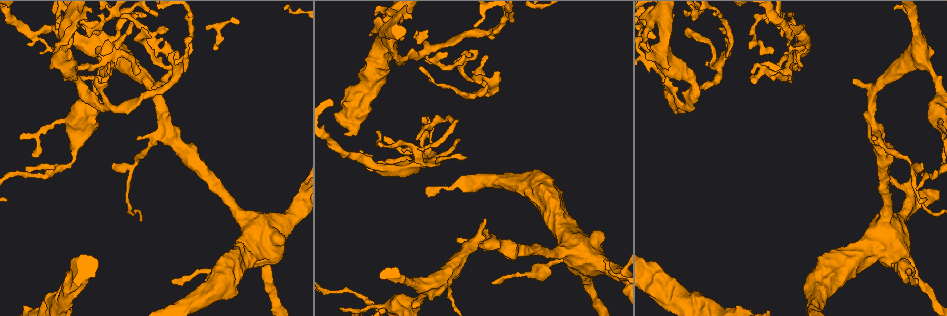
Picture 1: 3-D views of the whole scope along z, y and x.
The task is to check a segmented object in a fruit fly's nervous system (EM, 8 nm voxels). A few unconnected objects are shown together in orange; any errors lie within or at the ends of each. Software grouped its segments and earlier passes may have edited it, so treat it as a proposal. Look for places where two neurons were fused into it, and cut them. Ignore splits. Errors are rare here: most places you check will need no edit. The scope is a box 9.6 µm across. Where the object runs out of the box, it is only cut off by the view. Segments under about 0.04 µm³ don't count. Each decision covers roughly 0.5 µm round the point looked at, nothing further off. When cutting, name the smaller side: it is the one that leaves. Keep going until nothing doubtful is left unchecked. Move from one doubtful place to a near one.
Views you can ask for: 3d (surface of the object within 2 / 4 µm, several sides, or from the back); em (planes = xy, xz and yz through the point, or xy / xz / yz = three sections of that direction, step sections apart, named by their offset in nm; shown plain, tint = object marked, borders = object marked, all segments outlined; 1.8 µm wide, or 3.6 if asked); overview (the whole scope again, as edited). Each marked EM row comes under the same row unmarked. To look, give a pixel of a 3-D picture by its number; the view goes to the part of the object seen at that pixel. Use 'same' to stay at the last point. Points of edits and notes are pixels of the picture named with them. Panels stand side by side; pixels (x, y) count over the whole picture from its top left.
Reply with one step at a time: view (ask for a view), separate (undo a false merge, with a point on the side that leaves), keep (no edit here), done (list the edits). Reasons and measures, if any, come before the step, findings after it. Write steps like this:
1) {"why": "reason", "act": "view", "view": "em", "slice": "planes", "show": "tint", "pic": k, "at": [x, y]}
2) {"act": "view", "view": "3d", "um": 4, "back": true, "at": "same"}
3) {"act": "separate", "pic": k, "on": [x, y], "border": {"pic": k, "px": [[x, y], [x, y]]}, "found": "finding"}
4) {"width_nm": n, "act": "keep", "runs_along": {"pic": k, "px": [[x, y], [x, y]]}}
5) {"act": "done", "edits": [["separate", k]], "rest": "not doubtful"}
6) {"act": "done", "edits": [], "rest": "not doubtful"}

{"act": "view", "view": "em", "slice": "planes", "show": "tint", "pic": 1, "at": [186, 55]}

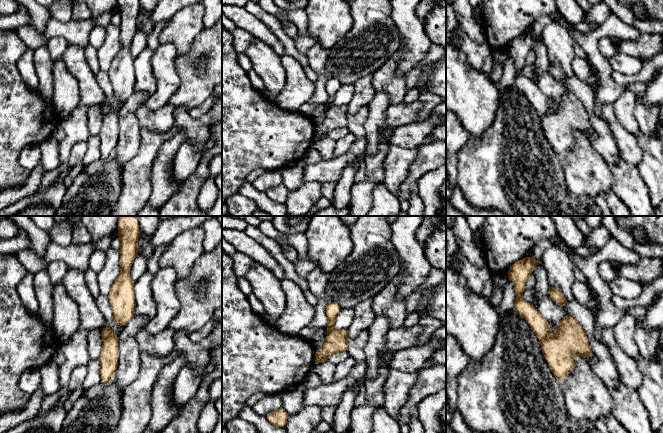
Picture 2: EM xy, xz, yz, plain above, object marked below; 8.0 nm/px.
{"act": "keep", "runs_along": {"pic": 2, "px": [[520, 282], [519, 303], [559, 352], [561, 378]]}, "found": "all the same neuron"}

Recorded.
{"why": "abrupt turn", "act": "view", "view": "3d", "um": 2, "back": true, "pic": 1, "at": [493, 83]}

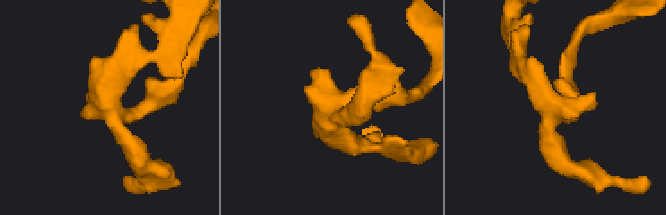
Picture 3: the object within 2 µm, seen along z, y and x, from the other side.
{"act": "view", "view": "em", "slice": "planes", "show": "borders", "pic": 3, "at": [110, 108]}

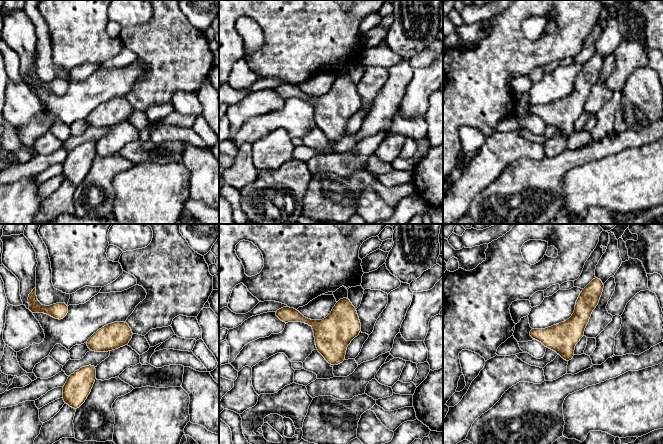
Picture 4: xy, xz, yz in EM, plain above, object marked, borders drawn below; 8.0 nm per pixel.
{"act": "keep", "runs_along": {"pic": 4, "px": [[593, 290], [562, 334], [532, 334]]}, "found": "continuous, no second neuron"}

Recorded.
{"why": "touches itself", "act": "view", "view": "3d", "um": 2, "pic": 1, "at": [796, 54]}

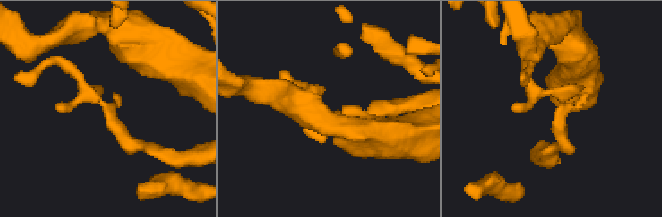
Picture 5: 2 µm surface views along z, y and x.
{"why": "now the EM", "act": "view", "view": "em", "slice": "planes", "show": "tint", "pic": 5, "at": [109, 118]}

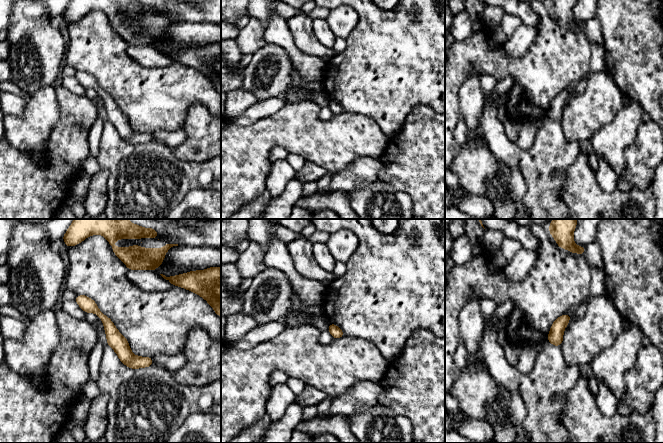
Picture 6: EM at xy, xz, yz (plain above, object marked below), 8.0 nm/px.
{"act": "keep", "runs_along": {"pic": 6, "px": [[79, 297], [107, 322], [135, 362], [150, 362]]}, "found": "continuous, no second neuron"}

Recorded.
{"why": "three arms meet", "act": "view", "view": "em", "slice": "xy", "step": 8, "show": "borders", "pic": 1, "at": [91, 50]}

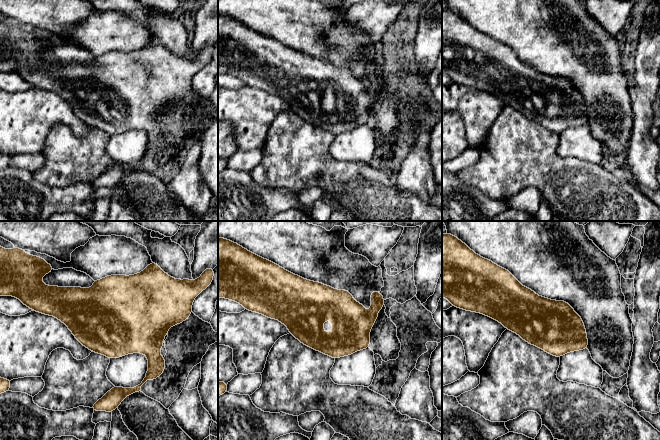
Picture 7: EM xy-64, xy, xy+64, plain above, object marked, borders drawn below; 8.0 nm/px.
{"width_nm": 300, "act": "keep", "found": "continuous, no second neuron"}

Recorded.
{"why": "three-way junction", "act": "view", "view": "3d", "um": 2, "pic": 1, "at": [99, 26]}

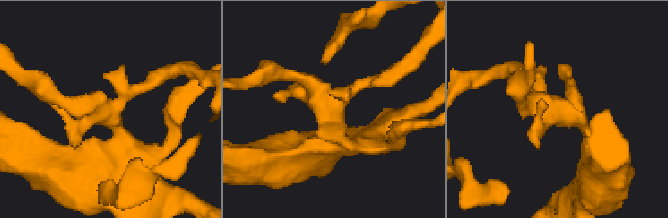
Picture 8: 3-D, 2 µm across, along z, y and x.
{"arms": 3, "why": "need the tissue", "act": "view", "view": "em", "slice": "xy", "step": 16, "show": "tint", "pic": 8, "at": [329, 108]}

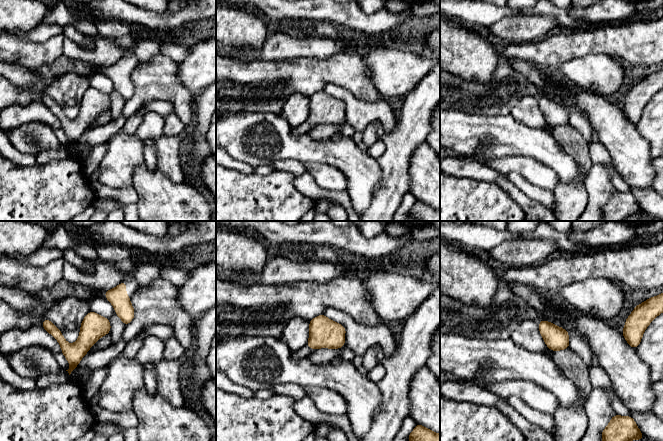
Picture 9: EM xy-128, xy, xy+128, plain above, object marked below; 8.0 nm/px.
{"act": "keep", "found": "all the same neuron"}

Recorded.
{"why": "calibre changes", "act": "view", "view": "em", "um": 3.6, "slice": "planes", "show": "tint", "pic": 1, "at": [901, 255]}

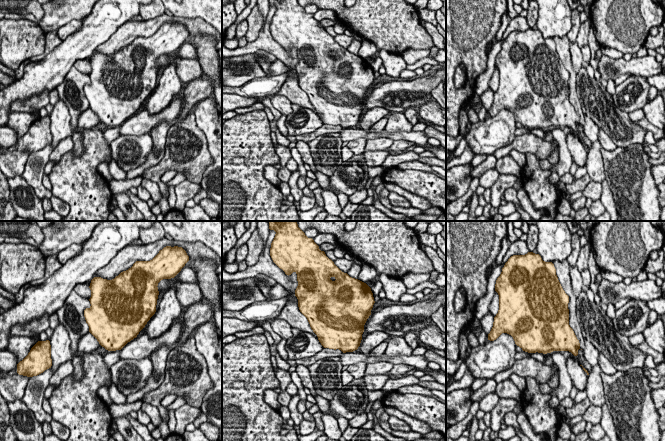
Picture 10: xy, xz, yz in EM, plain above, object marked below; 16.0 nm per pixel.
{"width_nm": 650, "act": "keep", "found": "one neuron here"}

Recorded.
{"act": "done", "edits": [], "rest": "not doubtful"}

